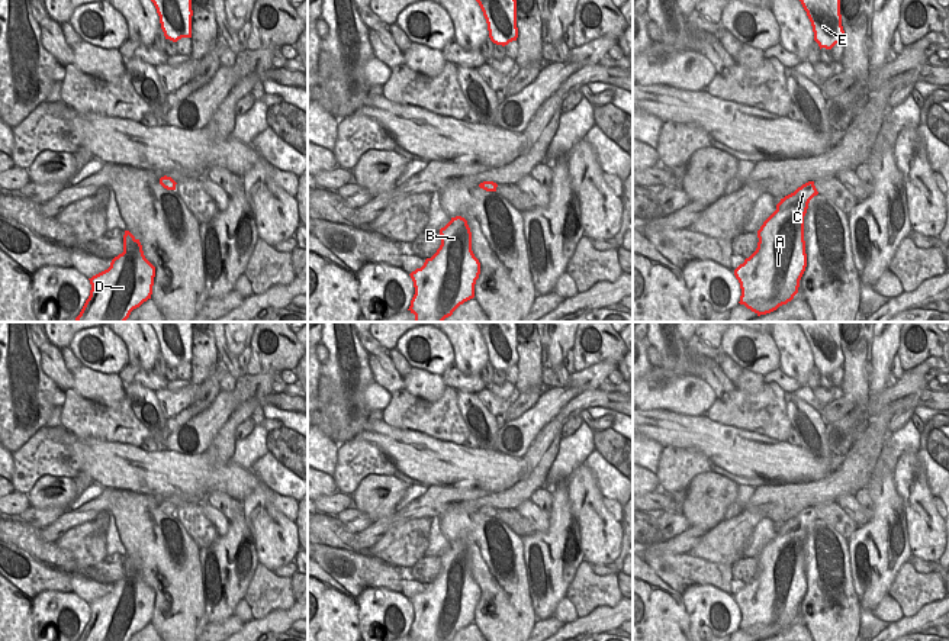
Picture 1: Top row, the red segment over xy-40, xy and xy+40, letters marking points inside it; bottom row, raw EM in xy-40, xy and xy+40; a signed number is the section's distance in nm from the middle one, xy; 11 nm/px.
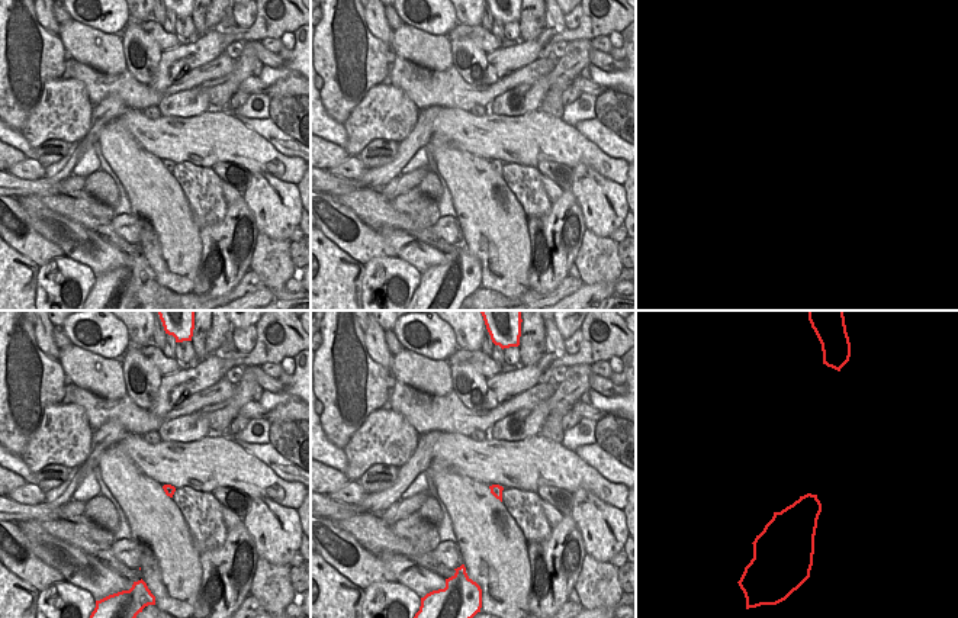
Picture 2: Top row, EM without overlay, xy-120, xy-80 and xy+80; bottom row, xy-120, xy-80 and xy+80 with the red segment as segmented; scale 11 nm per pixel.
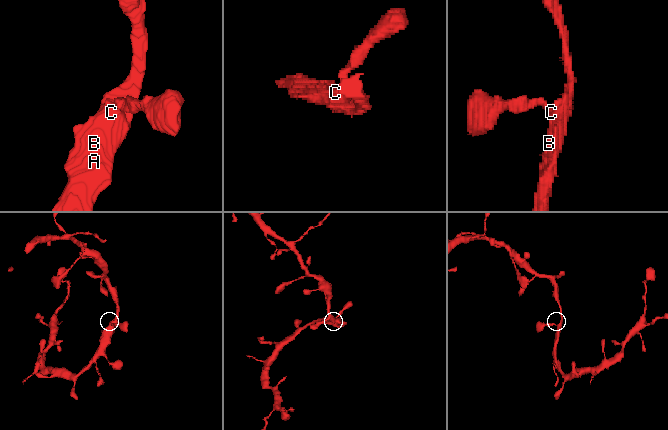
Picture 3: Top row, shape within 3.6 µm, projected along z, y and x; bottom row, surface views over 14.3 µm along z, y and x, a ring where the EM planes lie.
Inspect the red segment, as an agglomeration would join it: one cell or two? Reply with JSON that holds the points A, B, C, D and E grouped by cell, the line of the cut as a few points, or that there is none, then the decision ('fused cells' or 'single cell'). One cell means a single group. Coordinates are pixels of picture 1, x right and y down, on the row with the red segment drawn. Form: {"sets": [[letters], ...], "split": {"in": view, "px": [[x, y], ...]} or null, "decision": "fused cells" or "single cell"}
{"sets": [["A", "B", "C", "D", "E"]], "split": null, "decision": "single cell"}

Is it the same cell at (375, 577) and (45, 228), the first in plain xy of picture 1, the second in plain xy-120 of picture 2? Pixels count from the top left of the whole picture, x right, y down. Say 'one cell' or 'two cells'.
two cells

